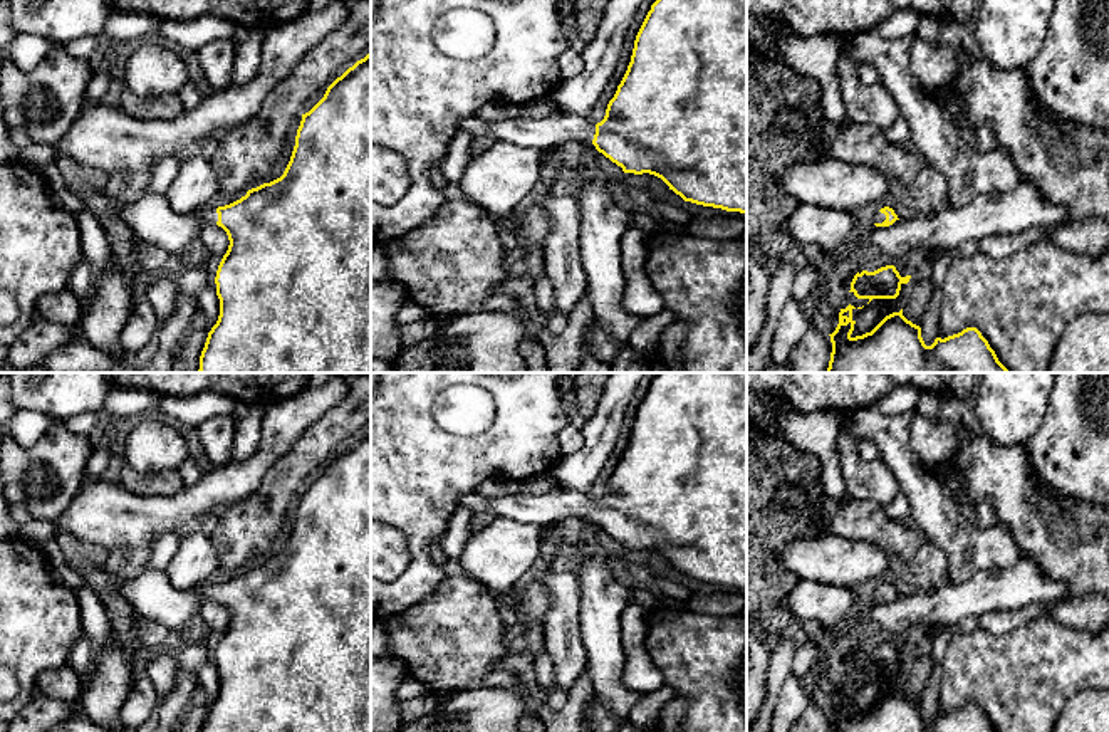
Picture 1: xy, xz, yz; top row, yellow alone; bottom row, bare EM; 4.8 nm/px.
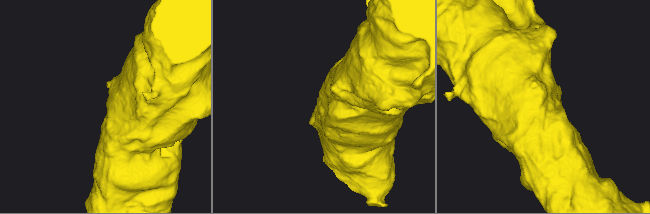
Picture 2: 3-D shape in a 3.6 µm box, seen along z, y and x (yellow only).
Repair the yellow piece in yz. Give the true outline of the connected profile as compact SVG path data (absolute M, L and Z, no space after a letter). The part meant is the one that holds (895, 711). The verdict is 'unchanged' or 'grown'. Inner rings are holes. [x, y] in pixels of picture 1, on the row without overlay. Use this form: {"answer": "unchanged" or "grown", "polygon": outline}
{"answer": "unchanged", "polygon": "M854 682L839 688L839 700L830 712L830 732L997 732L976 703L966 703L926 722L921 703L899 688L886 692L871 708L852 714Z"}

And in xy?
{"answer": "grown", "polygon": "M371 428L349 443L305 490L284 551L247 567L240 576L200 588L176 589L164 571L117 581L102 566L79 567L82 586L114 594L144 620L181 630L206 601L221 603L230 616L215 660L220 692L201 732L371 732Z"}

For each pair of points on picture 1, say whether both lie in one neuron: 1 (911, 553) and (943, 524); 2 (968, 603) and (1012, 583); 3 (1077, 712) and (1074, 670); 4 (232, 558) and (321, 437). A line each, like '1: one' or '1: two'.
1: two
2: one
3: two
4: one

